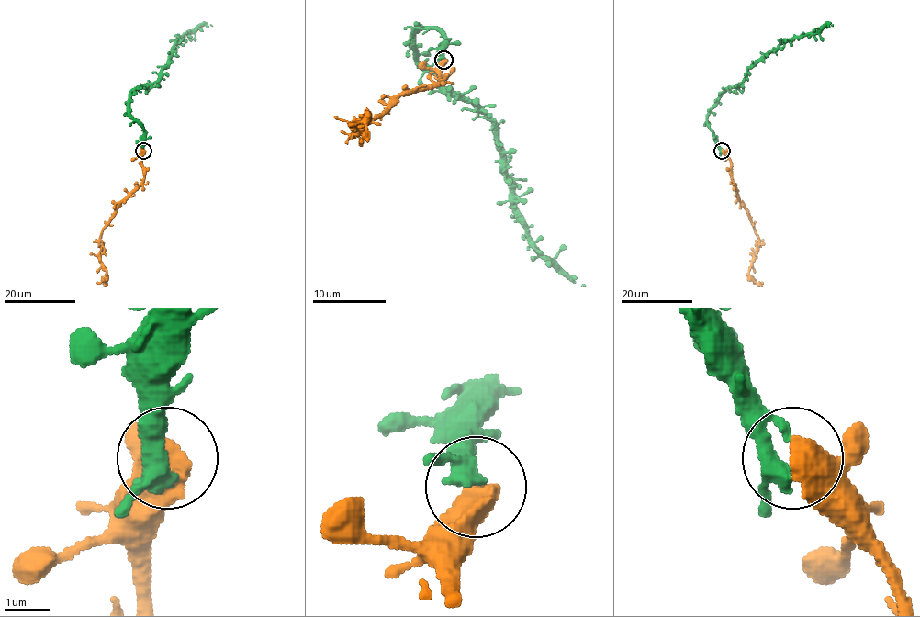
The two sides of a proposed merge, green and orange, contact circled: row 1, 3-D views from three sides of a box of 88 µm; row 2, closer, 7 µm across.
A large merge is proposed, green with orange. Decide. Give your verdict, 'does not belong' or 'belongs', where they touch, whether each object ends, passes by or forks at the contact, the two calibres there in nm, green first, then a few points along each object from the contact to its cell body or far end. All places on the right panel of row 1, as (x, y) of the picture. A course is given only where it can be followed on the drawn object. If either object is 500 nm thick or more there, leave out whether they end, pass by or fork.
belongs; place (722, 151); calibres 400 and 650 nm; course green (722, 151), (707, 123), (721, 95), (736, 86), (753, 64), (780, 44), (832, 26); course orange (723, 151), (730, 162), (737, 198), (758, 238), (748, 274), (757, 283), (762, 282)

